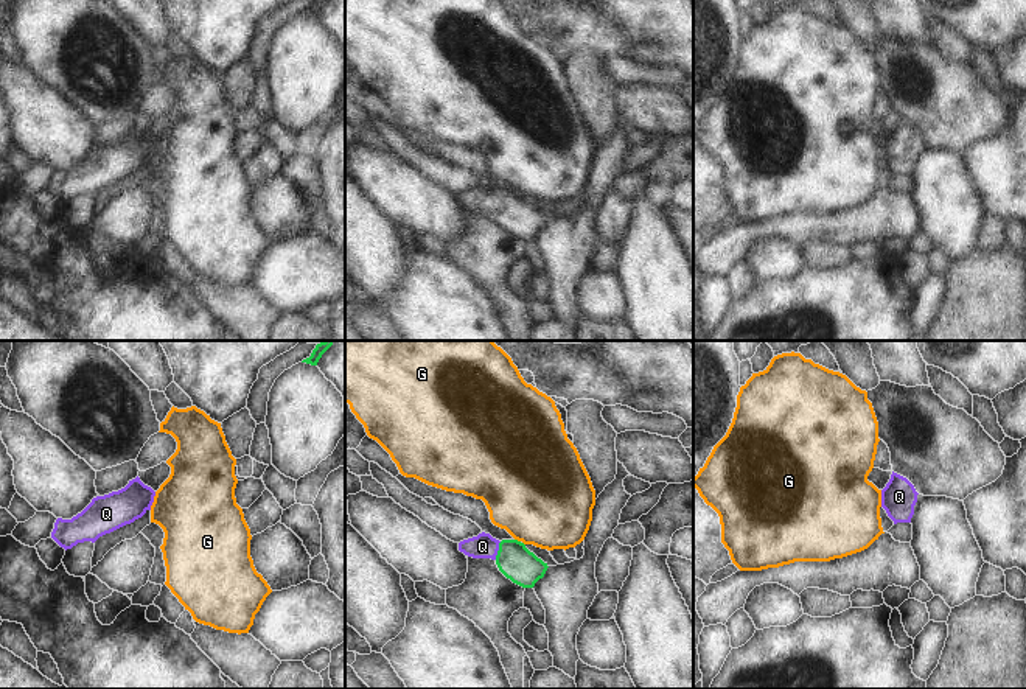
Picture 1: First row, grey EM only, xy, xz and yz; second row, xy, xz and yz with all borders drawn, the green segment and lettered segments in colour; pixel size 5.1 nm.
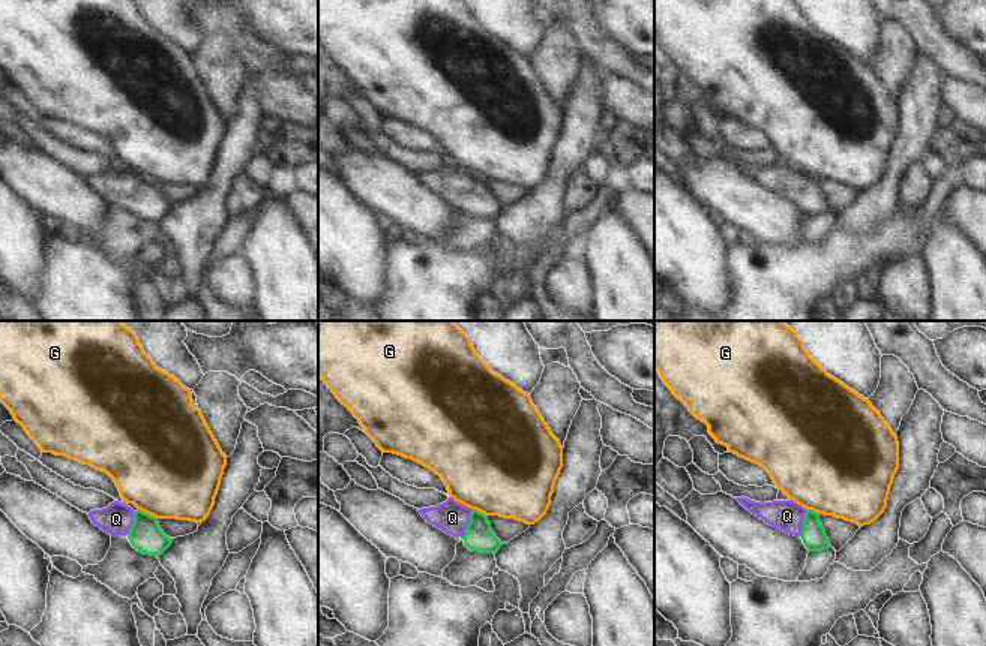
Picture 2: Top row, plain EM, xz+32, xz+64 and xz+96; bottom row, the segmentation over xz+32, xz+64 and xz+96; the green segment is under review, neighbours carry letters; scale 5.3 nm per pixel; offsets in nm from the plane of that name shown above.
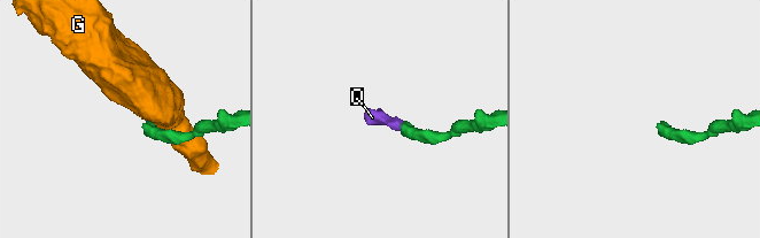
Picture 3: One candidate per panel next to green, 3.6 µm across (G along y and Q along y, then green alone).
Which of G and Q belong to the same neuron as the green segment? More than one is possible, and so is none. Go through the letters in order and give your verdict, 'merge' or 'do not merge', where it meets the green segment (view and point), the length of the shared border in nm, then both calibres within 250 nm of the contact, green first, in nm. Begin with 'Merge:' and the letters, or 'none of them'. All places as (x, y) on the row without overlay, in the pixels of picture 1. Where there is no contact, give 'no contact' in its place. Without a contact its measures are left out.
Merge: Q
G: do not merge; meets green in xz at (516, 192); contact 40 nm long; 180 nm thick on the green side, 480 nm on the other
Q: merge; meets green in xz at (498, 202); contact 100 nm long; 180 nm thick on the green side, 130 nm on the other

